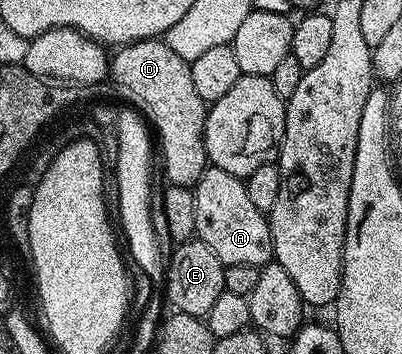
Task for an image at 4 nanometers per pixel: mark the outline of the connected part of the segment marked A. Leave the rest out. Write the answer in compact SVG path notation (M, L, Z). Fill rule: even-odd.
M208 166L192 189L196 198L196 236L222 259L223 265L247 264L261 268L274 260L274 243L267 213L256 210L239 177Z

